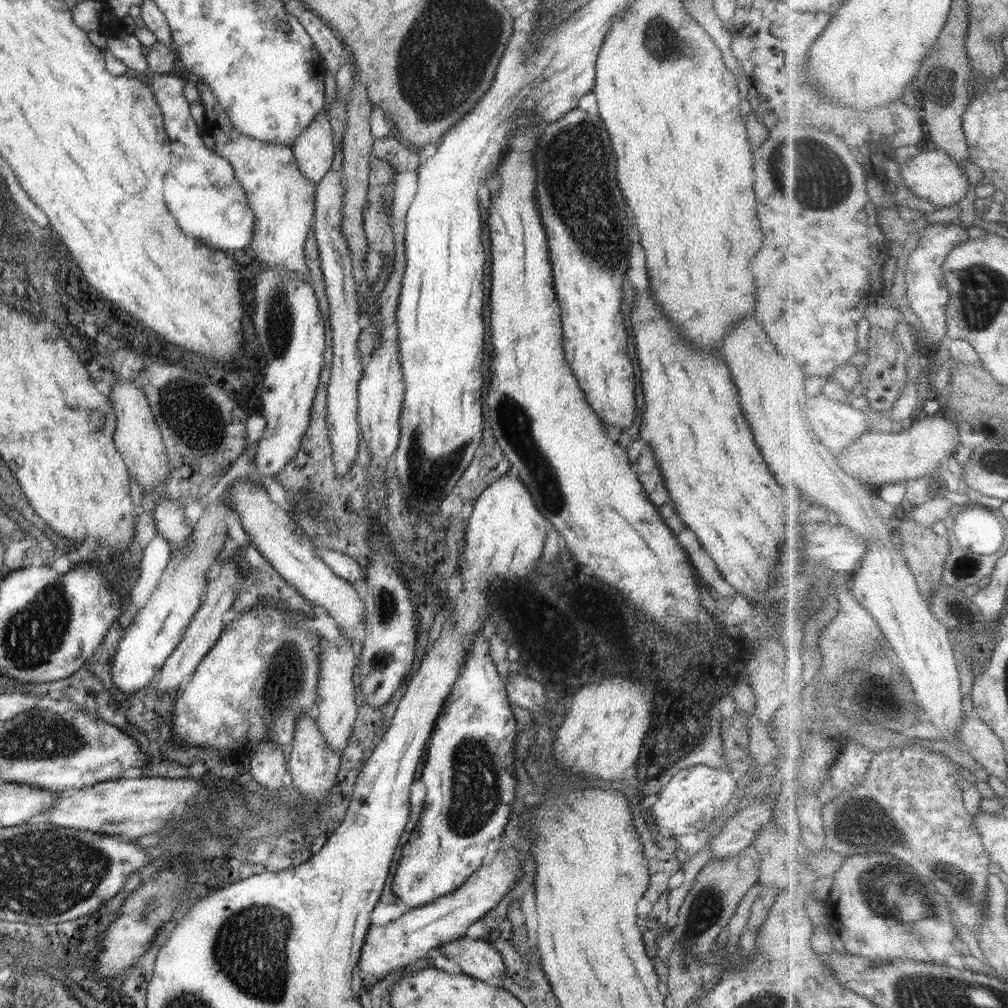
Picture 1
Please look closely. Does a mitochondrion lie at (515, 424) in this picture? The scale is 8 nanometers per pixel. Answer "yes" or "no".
yes

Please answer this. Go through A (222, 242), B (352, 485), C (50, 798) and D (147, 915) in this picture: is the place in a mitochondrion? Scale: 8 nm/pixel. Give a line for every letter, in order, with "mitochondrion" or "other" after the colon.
A: other
B: other
C: other
D: mitochondrion

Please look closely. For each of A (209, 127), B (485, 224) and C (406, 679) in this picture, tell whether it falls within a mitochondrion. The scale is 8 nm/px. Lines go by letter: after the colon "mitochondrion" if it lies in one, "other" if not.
A: other
B: other
C: other

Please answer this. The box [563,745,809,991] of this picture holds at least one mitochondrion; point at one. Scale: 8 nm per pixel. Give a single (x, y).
(706, 909)

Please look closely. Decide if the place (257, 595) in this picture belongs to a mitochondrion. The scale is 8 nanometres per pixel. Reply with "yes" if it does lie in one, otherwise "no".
no

